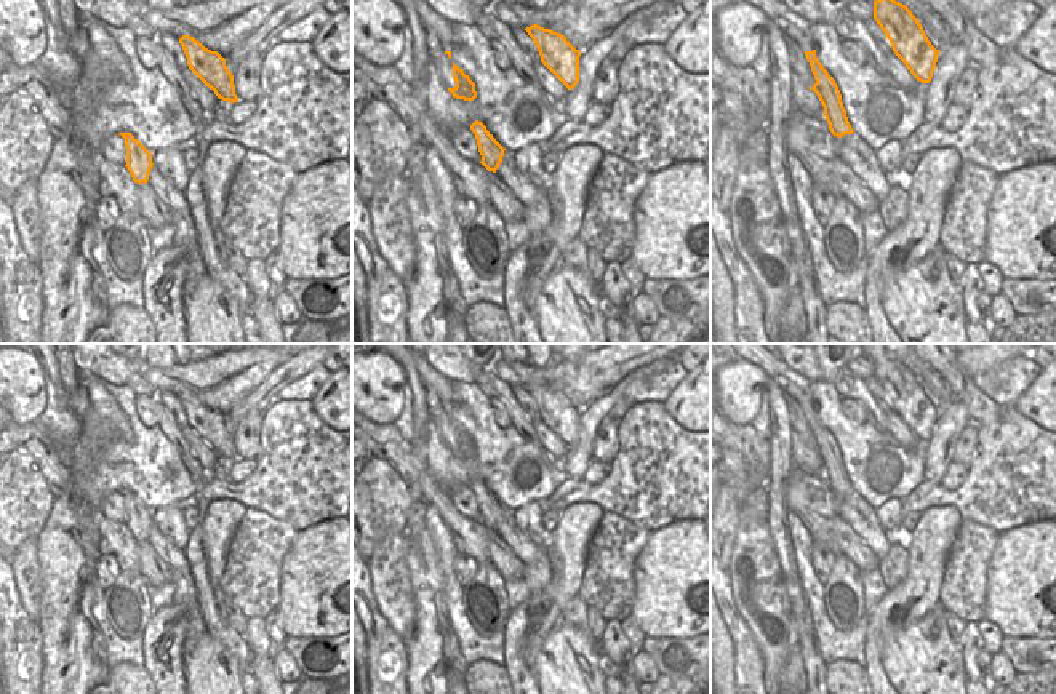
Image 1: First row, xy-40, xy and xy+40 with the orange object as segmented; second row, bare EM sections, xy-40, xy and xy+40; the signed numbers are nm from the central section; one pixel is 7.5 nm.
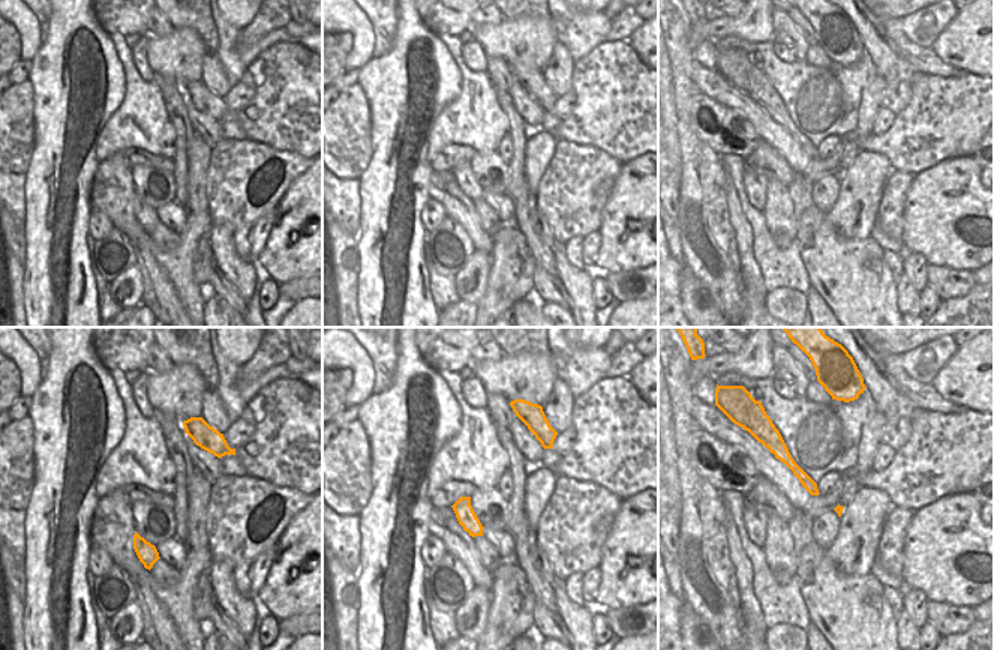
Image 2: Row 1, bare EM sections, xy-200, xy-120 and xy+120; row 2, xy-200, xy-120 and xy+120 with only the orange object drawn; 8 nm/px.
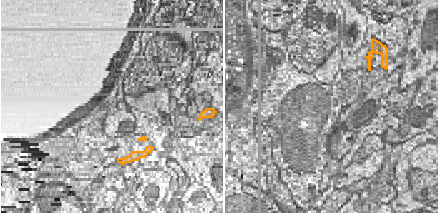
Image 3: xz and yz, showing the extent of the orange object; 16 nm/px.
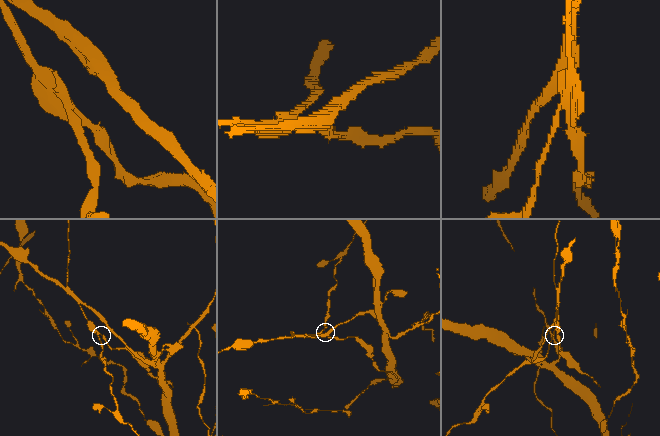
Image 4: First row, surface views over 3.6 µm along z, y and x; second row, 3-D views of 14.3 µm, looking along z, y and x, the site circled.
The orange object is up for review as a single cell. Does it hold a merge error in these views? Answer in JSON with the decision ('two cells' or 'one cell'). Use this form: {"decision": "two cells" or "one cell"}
{"decision": "two cells"}

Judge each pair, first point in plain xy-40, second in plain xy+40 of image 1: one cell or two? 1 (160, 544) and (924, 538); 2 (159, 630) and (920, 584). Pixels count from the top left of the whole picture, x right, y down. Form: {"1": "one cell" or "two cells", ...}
{"1": "two cells", "2": "one cell"}

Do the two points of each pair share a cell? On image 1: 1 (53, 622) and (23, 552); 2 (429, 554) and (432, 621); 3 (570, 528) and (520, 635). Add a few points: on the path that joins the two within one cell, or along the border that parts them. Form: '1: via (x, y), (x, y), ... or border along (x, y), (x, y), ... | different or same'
1: border along (36, 557), (40, 566), (40, 618), (37, 622) | different
2: border along (412, 541), (432, 568) | different
3: via (568, 557), (565, 584), (544, 614) | same

